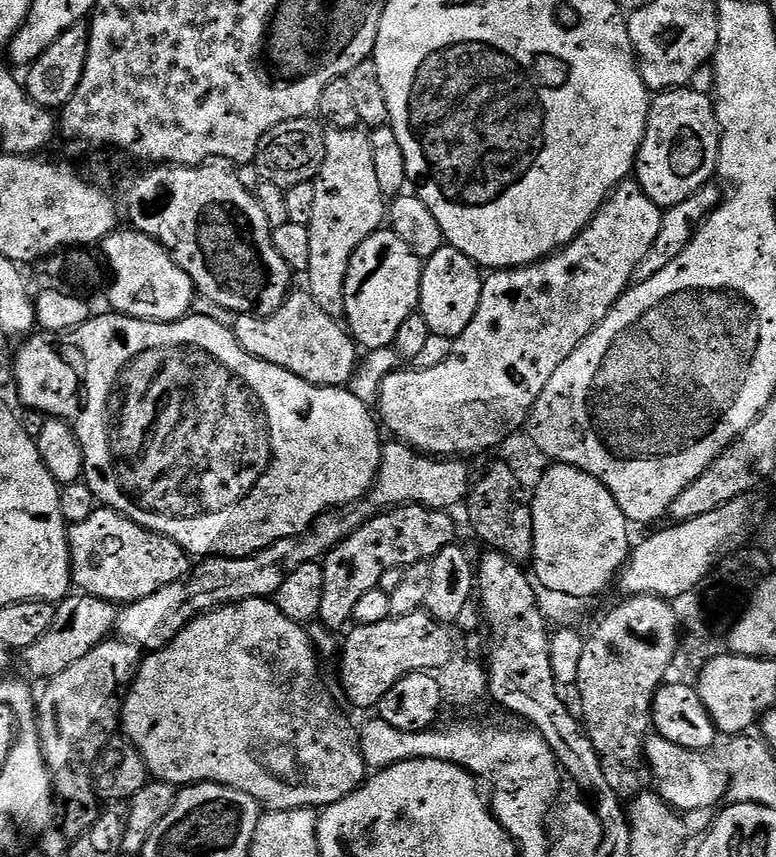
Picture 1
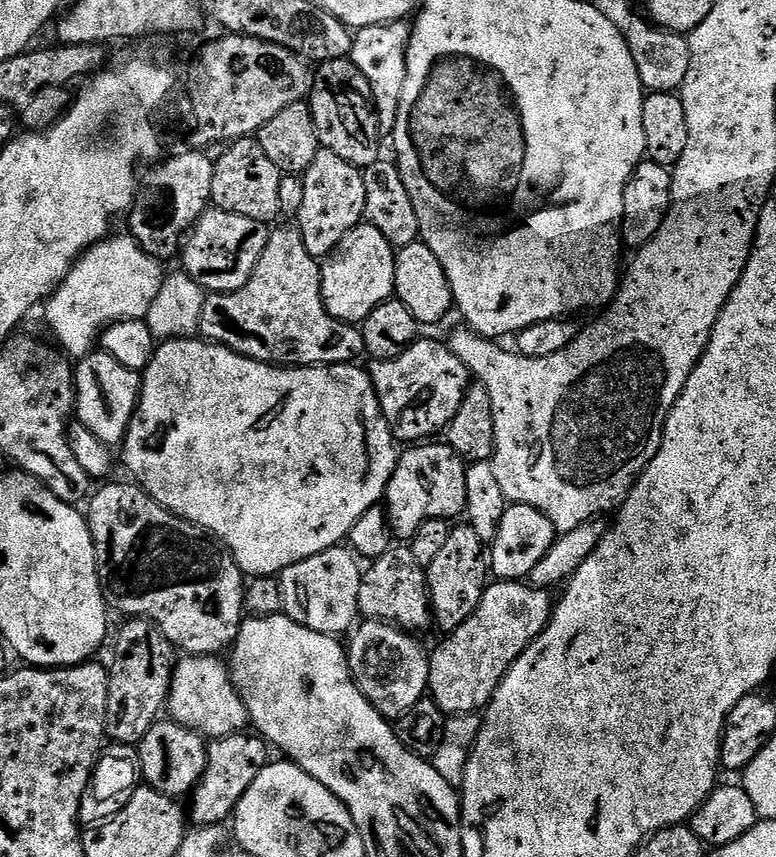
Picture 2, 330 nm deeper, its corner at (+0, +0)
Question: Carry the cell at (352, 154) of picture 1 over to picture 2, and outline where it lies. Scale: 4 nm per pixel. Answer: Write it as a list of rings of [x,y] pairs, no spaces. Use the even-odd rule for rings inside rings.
[[[321,147],[314,162],[302,174],[306,191],[302,201],[302,210],[298,217],[298,227],[306,250],[317,258],[327,258],[340,245],[342,238],[350,234],[364,220],[366,210],[366,182],[361,169],[338,158],[331,150]]]

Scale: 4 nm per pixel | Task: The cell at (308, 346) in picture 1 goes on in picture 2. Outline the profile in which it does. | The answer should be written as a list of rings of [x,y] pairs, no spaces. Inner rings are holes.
[[[299,227],[269,231],[266,250],[258,258],[254,274],[236,292],[222,292],[207,297],[201,314],[199,335],[203,339],[226,346],[238,354],[273,366],[331,366],[350,364],[365,355],[364,334],[359,327],[335,320],[328,313],[320,289],[321,261],[306,250]]]

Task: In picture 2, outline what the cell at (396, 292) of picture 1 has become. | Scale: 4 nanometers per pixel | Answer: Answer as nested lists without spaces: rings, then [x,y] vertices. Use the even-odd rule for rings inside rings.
[[[361,222],[342,242],[337,246],[332,255],[323,261],[320,269],[320,289],[326,310],[335,320],[343,320],[345,324],[359,325],[382,302],[393,299],[396,291],[396,252],[386,238],[382,238],[382,230],[378,230],[373,224]]]

